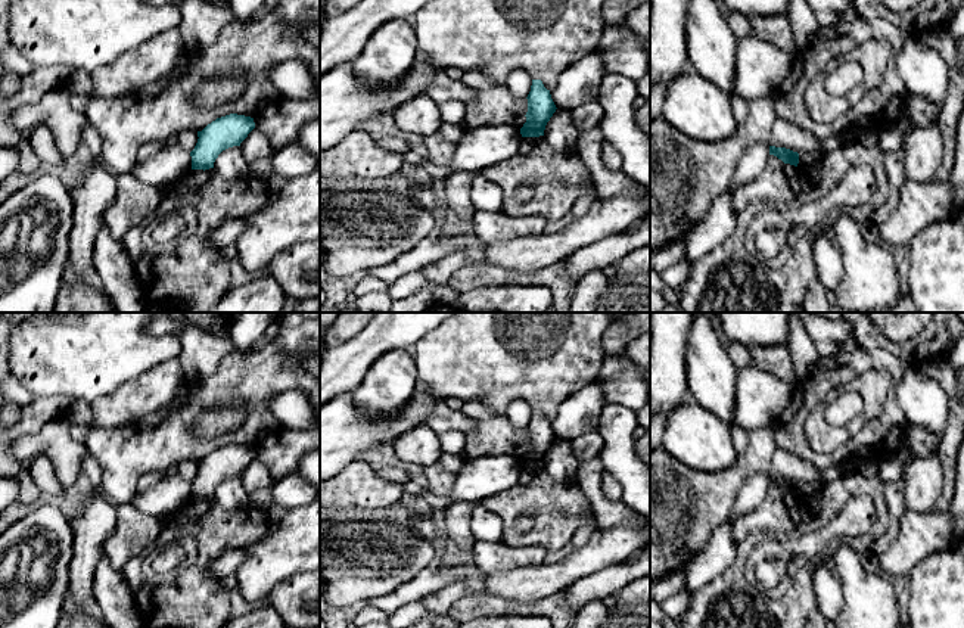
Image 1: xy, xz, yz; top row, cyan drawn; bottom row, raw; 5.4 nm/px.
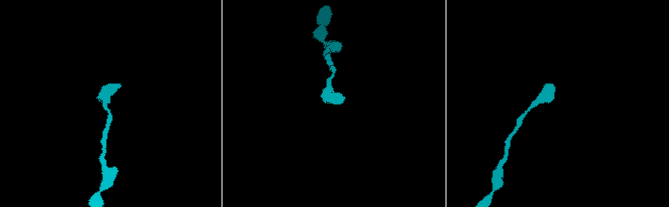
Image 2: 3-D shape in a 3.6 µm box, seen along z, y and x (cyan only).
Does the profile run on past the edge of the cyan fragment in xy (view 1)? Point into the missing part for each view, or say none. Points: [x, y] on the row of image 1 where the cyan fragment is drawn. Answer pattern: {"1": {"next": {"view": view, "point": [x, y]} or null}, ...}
{"1": {"next": null}}

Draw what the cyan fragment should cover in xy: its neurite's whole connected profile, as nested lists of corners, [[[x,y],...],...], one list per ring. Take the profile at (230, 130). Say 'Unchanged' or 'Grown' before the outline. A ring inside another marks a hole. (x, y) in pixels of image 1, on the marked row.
Unchanged. [[[237,114],[212,121],[202,131],[198,131],[198,143],[190,152],[192,170],[214,168],[218,155],[228,147],[240,146],[254,128],[254,118]]]

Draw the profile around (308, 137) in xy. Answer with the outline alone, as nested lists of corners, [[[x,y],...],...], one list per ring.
[[[320,119],[304,124],[298,143],[312,153],[320,164]]]

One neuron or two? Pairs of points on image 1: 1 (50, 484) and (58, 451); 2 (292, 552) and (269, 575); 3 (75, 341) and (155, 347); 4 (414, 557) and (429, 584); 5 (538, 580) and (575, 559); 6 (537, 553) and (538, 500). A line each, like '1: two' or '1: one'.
1: two
2: one
3: one
4: two
5: one
6: two

